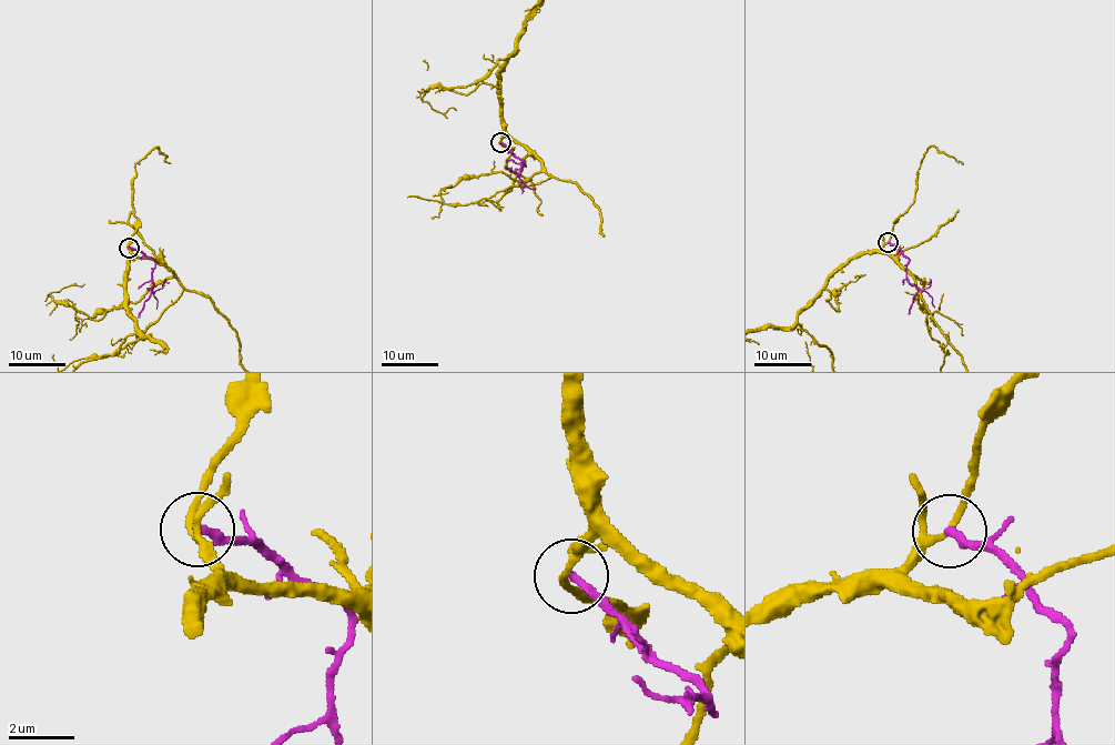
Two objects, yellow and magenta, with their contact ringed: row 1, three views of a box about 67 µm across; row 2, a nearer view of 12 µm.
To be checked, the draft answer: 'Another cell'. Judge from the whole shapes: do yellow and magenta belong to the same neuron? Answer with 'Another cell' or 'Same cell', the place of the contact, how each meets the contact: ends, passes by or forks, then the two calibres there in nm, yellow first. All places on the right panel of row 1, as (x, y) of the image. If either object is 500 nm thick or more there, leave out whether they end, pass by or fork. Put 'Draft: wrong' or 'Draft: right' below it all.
Another cell. Place: (888, 242). At the ring yellow forks. At the ring magenta ends. Thickness 170 nm (yellow) against 240 nm
Draft: right

